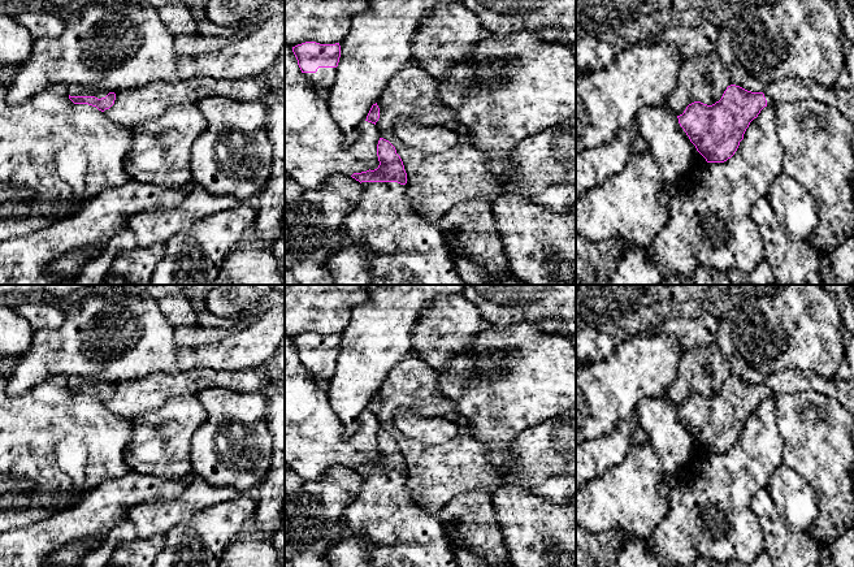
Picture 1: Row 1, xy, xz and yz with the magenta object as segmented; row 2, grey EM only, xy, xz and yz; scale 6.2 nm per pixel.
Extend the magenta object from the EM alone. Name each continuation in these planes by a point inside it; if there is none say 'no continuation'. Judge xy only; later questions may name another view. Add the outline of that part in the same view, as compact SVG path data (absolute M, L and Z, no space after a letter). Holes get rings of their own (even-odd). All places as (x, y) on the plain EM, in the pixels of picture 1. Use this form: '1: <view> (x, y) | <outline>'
1: xy (73, 381) | M70 377L68 382L70 388L95 388L97 390L105 389L109 385L109 382L101 382L81 377Z

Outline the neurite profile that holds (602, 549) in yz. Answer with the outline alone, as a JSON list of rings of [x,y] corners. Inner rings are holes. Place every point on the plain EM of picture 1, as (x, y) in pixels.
[[[576,523],[576,567],[612,567],[627,541],[623,529],[591,534]]]

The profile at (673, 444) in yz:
[[[668,398],[641,401],[636,407],[634,424],[647,436],[666,475],[675,479],[690,466],[695,441]]]

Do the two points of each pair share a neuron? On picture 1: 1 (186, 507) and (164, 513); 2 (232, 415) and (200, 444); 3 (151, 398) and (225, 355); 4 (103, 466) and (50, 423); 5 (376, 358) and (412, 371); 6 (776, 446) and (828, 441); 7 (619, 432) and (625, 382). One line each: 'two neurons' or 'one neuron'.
1: one neuron
2: one neuron
3: two neurons
4: one neuron
5: two neurons
6: two neurons
7: two neurons

